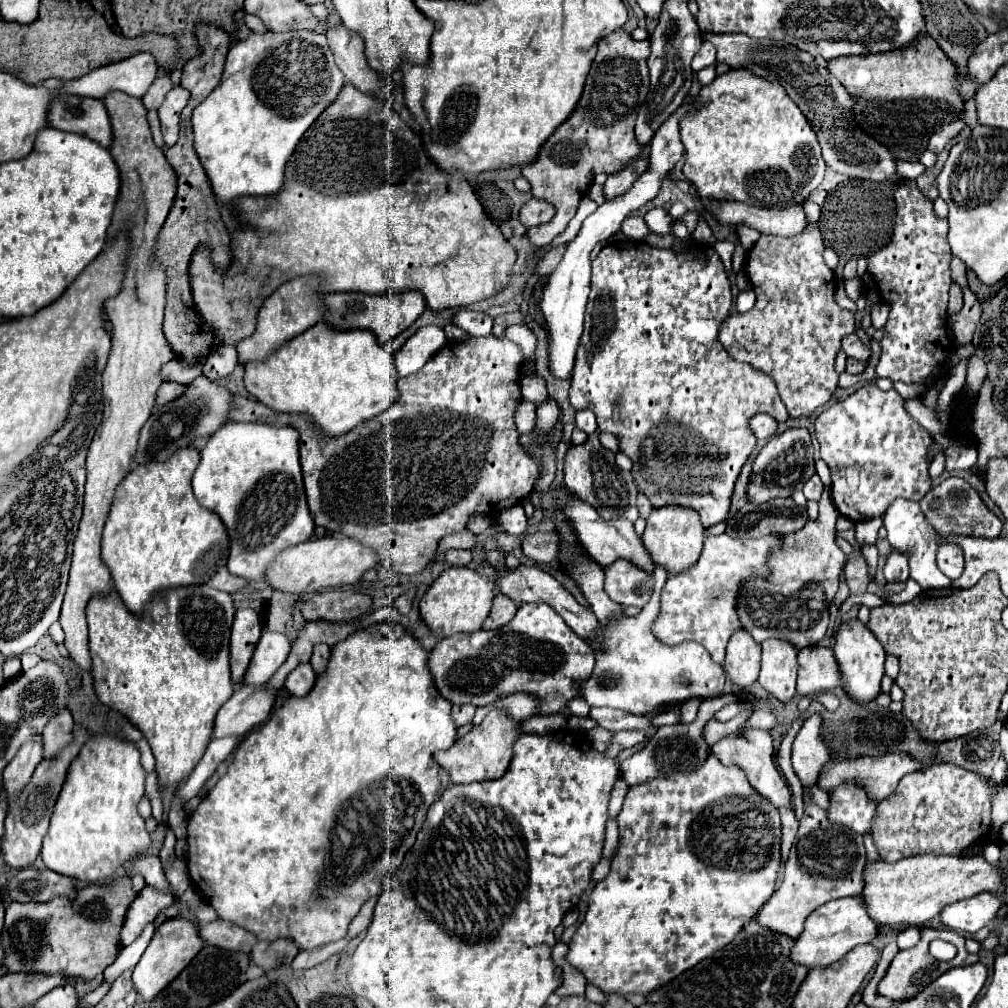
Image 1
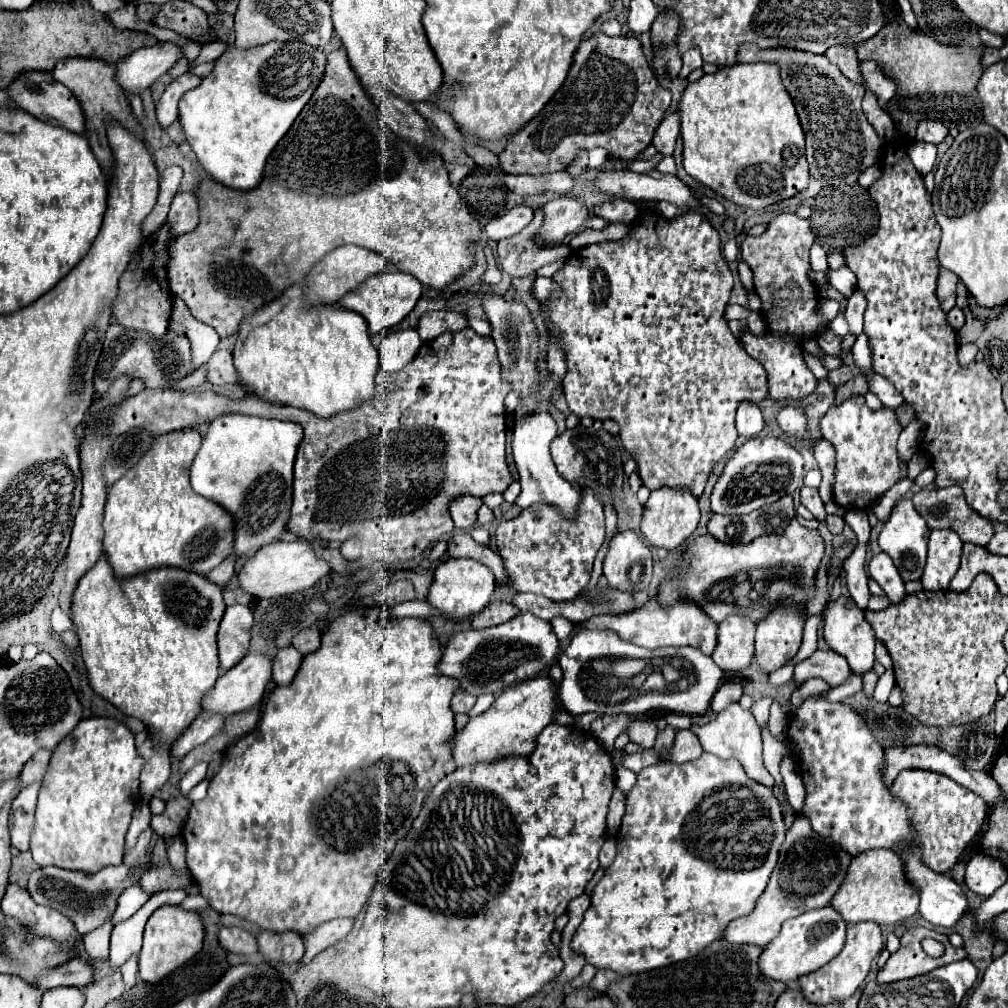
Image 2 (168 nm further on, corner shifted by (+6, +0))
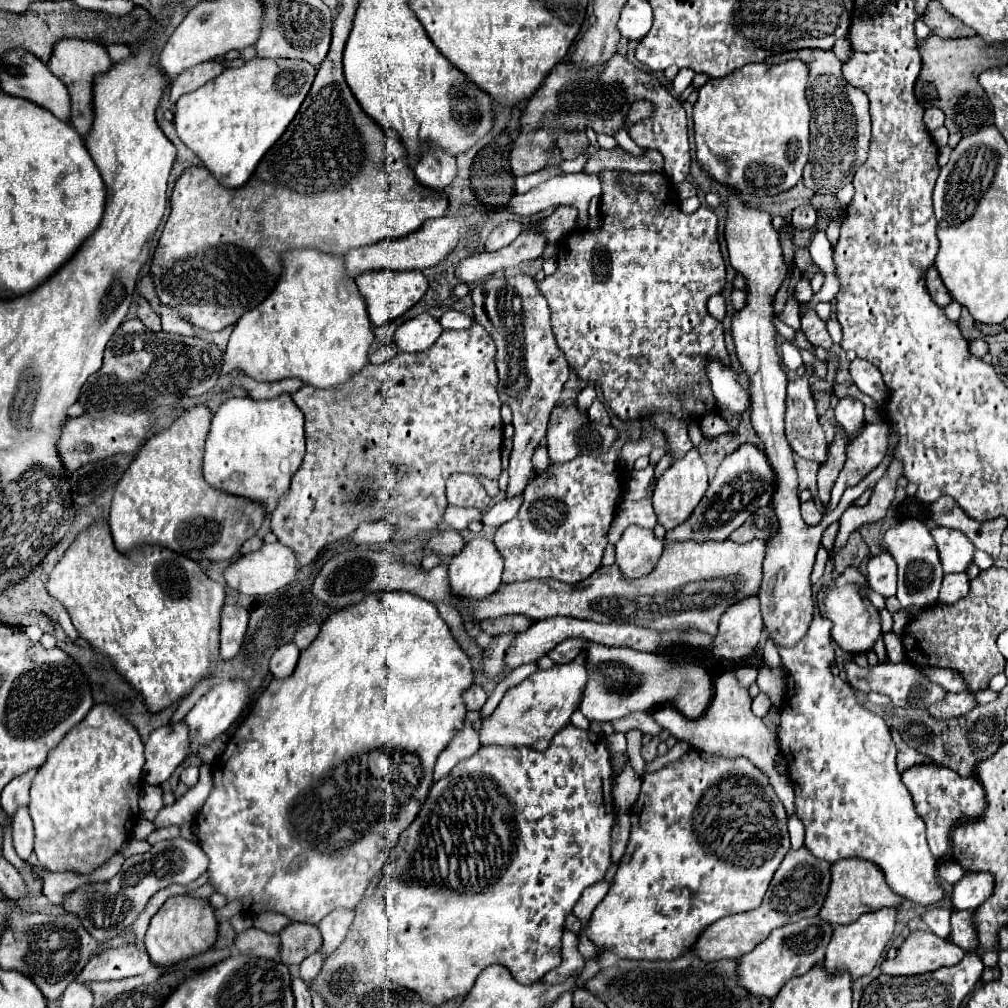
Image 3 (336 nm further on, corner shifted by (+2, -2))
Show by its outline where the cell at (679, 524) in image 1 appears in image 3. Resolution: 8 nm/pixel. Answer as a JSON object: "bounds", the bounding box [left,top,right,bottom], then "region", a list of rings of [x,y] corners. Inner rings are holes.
{"bounds":[652,449,708,531],"region":[[[692,449],[692,451],[688,451],[686,457],[674,461],[674,463],[664,471],[664,475],[658,479],[658,483],[656,483],[654,497],[652,497],[652,505],[654,505],[658,523],[660,523],[666,531],[676,529],[678,523],[684,523],[684,521],[688,519],[688,515],[692,515],[692,511],[696,509],[696,505],[698,505],[700,499],[704,497],[706,489],[708,489],[708,471],[706,471],[706,465],[704,465],[704,461],[700,459],[698,451]]]}

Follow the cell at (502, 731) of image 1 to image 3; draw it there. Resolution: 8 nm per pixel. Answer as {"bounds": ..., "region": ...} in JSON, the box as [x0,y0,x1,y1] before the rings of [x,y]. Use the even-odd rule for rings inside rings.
{"bounds":[480,657,586,751],"region":[[[578,657],[566,665],[554,665],[548,671],[536,671],[522,683],[510,687],[494,713],[482,719],[480,745],[504,745],[504,747],[532,747],[544,751],[556,731],[570,723],[570,715],[578,709],[584,685],[586,685],[584,659]]]}

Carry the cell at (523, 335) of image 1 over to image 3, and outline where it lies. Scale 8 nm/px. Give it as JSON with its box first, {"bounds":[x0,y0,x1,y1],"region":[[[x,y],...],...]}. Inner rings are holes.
{"bounds":[440,311,476,329],"region":[[[448,311],[448,313],[444,313],[442,317],[440,317],[440,325],[444,327],[444,329],[468,329],[468,327],[472,327],[476,321],[470,317],[470,315],[466,315],[466,313],[460,313],[460,311]]]}

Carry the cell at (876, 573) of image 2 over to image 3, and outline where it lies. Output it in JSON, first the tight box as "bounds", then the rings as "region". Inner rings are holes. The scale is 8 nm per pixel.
{"bounds":[868,553,896,597],"region":[[[880,553],[868,561],[868,585],[884,597],[896,595],[896,561],[890,553]]]}

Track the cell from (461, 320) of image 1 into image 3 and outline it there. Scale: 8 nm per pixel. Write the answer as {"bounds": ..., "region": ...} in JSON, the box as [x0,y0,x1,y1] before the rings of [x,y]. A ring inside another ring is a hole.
{"bounds":[392,313,444,353],"region":[[[422,313],[414,319],[408,319],[404,325],[400,325],[392,341],[404,353],[418,353],[428,349],[440,337],[442,331],[444,329],[440,327],[436,317],[432,317],[430,313]]]}

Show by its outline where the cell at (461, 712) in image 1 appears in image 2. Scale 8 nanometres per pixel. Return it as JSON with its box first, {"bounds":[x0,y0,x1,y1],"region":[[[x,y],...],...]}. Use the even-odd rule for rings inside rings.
{"bounds":[452,689,476,713],"region":[[[460,689],[454,697],[452,697],[452,711],[454,713],[468,713],[476,703],[476,697],[466,693],[464,689]]]}

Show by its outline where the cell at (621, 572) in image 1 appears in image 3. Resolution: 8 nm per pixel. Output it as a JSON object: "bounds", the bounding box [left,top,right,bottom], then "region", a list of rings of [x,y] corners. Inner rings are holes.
{"bounds":[616,525,664,579],"region":[[[630,525],[616,543],[616,565],[628,579],[640,579],[652,573],[660,561],[664,545],[650,529]]]}

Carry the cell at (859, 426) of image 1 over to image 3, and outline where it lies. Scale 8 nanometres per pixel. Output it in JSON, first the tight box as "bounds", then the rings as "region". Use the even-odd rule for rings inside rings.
{"bounds":[834,397,866,441],"region":[[[846,397],[846,399],[838,401],[834,413],[836,413],[836,421],[844,427],[850,441],[854,441],[862,433],[862,429],[866,425],[866,421],[864,421],[864,405],[858,399]]]}

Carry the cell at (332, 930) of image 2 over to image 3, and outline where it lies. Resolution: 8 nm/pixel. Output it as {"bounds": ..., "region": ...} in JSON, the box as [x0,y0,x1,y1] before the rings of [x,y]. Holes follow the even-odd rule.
{"bounds":[300,949,324,983],"region":[[[318,949],[314,955],[306,957],[306,959],[302,961],[302,965],[300,965],[300,975],[302,975],[302,979],[308,983],[312,977],[316,977],[318,971],[322,969],[322,963],[324,963],[324,953],[322,953],[322,949]]]}

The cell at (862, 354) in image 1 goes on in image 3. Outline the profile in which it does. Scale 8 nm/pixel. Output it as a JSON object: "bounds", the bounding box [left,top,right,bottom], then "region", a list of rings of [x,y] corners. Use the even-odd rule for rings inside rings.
{"bounds":[802,305,832,349],"region":[[[802,305],[802,331],[812,345],[818,345],[824,349],[832,347],[832,337],[828,335],[826,323],[820,317],[816,317],[814,309],[808,309],[806,305]]]}

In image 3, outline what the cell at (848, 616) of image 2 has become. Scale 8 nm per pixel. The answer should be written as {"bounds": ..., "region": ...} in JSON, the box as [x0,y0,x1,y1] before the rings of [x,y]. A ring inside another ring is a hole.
{"bounds":[816,567,882,655],"region":[[[850,567],[842,575],[838,575],[838,579],[832,585],[824,587],[816,595],[820,615],[832,621],[832,639],[838,643],[838,647],[842,651],[846,651],[850,655],[868,653],[874,647],[874,643],[878,641],[878,637],[882,635],[878,609],[870,601],[866,601],[866,595],[862,595],[864,583],[866,583],[866,577],[858,569]]]}

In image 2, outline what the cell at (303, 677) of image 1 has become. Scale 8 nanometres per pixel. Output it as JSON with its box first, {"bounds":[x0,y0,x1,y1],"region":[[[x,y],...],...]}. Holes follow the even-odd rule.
{"bounds":[272,645,302,685],"region":[[[292,645],[280,649],[272,663],[272,679],[278,685],[290,685],[300,663],[302,663],[302,655]]]}

